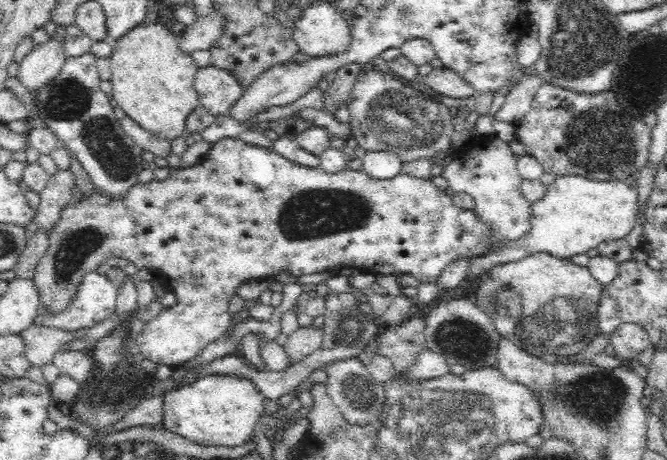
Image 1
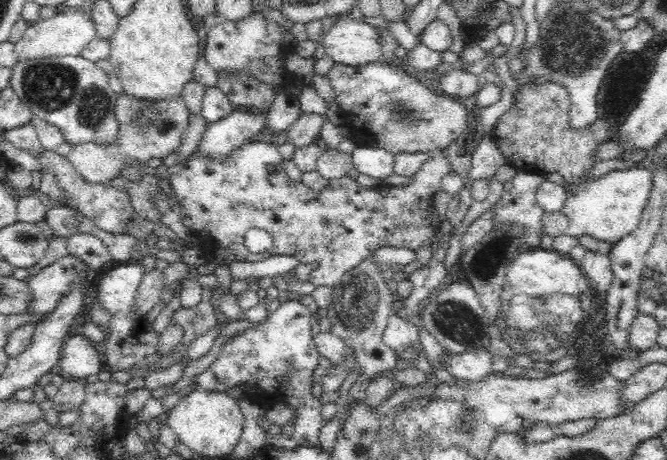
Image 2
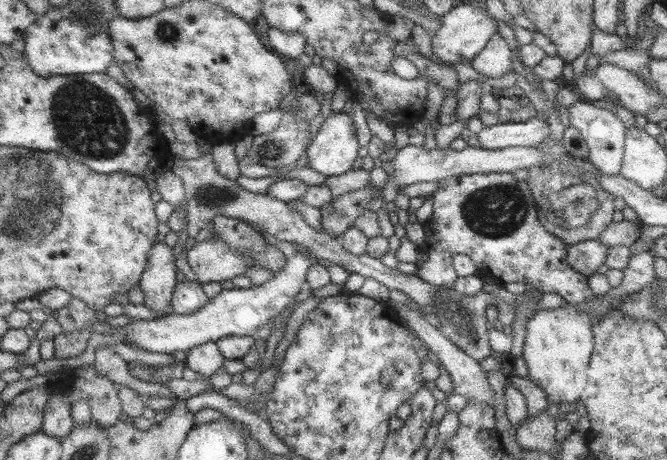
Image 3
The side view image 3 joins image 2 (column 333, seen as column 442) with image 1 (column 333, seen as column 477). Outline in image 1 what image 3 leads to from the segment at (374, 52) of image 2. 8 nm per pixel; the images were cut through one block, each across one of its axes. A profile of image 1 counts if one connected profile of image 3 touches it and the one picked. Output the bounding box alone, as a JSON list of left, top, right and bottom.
[291,2,351,57]

